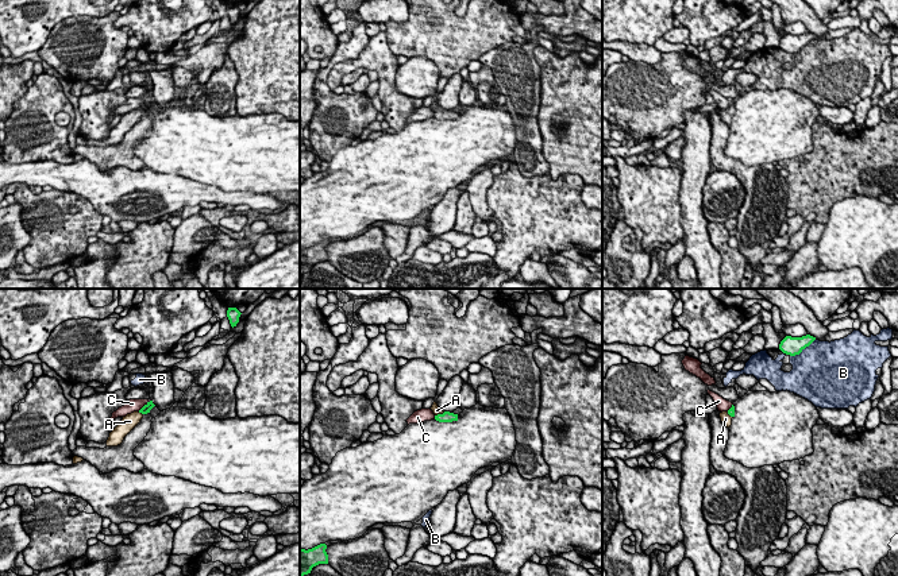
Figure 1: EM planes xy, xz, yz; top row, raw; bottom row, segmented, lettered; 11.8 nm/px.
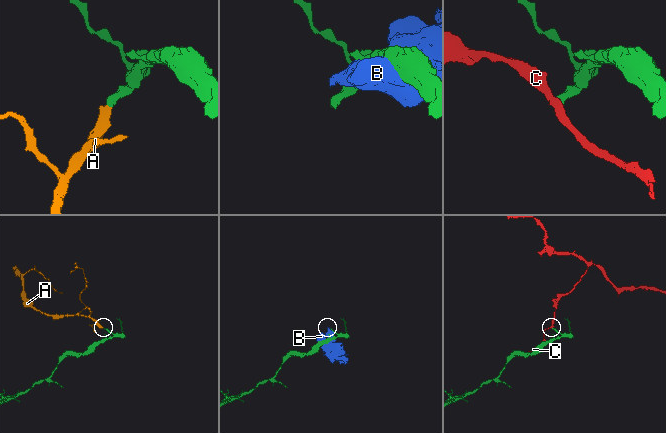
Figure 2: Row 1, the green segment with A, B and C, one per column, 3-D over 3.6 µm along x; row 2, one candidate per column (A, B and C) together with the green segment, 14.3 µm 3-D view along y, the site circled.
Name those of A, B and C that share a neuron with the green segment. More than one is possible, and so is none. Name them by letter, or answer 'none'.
A

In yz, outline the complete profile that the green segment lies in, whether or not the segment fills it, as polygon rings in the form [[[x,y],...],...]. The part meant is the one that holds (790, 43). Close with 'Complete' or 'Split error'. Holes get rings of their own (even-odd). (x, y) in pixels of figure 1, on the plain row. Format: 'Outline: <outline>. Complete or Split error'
Outline: [[[806,32],[806,34],[802,34],[802,35],[786,34],[781,39],[779,47],[786,53],[795,54],[795,53],[799,53],[814,38],[816,38],[816,35],[813,35],[810,32]]]. Complete

